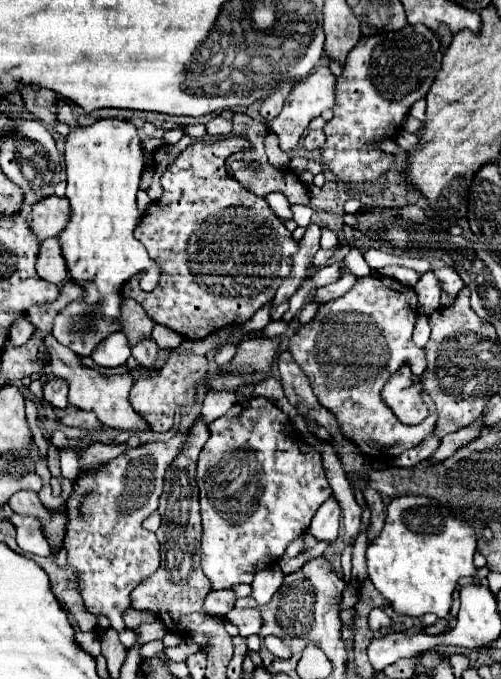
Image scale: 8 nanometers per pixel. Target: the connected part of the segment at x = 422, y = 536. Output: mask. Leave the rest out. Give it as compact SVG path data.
M399 496L399 498L393 498L387 506L387 518L385 518L385 526L381 530L381 534L369 544L367 548L367 572L369 572L369 580L373 582L373 586L391 602L391 608L397 612L397 614L405 614L405 616L423 616L423 614L437 614L439 618L445 618L451 610L451 596L457 588L457 582L459 578L463 576L473 576L475 574L475 566L473 566L473 554L475 554L475 532L471 530L471 526L467 522L461 522L457 518L453 518L437 500L433 498L425 498L425 496Z

